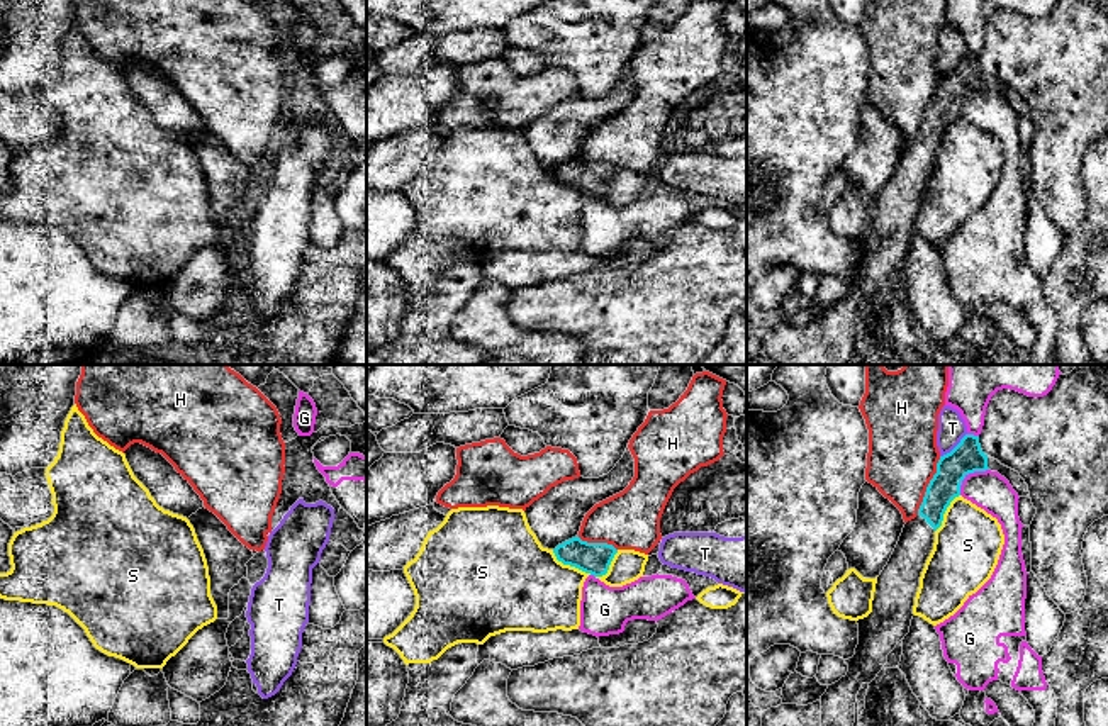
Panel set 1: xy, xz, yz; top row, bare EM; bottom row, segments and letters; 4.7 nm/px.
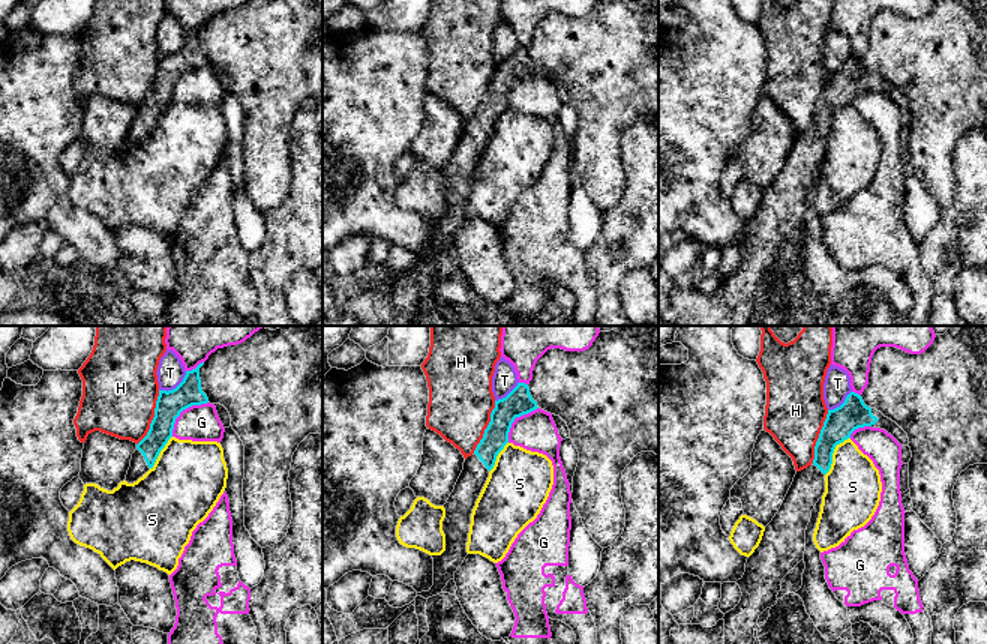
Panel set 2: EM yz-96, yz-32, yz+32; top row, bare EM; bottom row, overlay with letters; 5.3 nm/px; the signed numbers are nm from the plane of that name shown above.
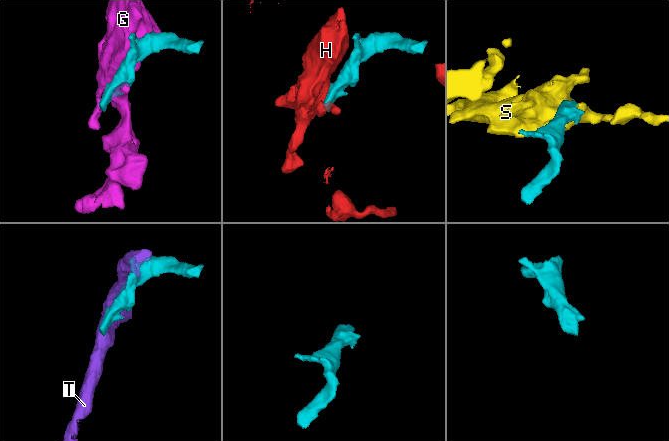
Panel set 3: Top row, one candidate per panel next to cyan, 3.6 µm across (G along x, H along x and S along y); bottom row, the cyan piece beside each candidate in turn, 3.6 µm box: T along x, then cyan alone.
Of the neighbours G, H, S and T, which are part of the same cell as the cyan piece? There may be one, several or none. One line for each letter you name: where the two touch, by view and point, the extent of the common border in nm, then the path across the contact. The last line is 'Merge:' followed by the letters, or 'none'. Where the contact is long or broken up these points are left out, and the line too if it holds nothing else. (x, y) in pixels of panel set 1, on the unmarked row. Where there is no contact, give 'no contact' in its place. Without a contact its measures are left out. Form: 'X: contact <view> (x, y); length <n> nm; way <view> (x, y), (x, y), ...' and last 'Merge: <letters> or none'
Merge: none

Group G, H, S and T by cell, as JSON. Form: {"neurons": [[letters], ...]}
{"neurons": [["G"], ["H"], ["S"], ["T"]]}

